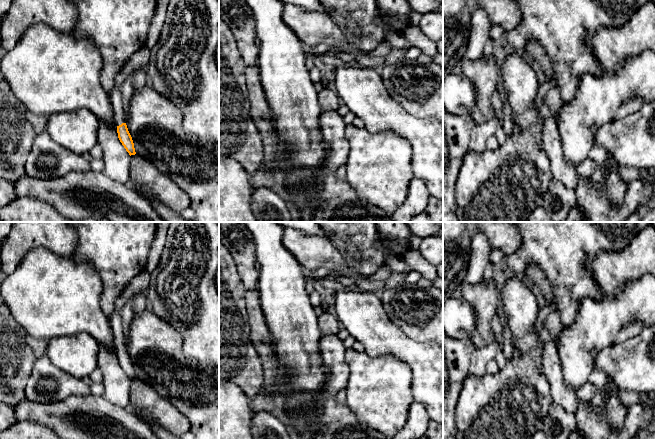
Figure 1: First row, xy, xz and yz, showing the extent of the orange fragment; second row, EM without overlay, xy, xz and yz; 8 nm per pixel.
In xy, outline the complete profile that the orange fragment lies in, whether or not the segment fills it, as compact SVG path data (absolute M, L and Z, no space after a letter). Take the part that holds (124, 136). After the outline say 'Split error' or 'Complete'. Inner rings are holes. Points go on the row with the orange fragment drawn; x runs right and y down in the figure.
M119 86L115 87L110 94L110 102L113 107L118 138L129 155L135 155L136 152L134 143L125 123L125 112L123 108L122 94Z. Split error

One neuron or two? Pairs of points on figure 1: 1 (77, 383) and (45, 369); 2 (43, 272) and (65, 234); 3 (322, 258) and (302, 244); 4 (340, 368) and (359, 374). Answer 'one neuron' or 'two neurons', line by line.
1: one neuron
2: two neurons
3: one neuron
4: two neurons

